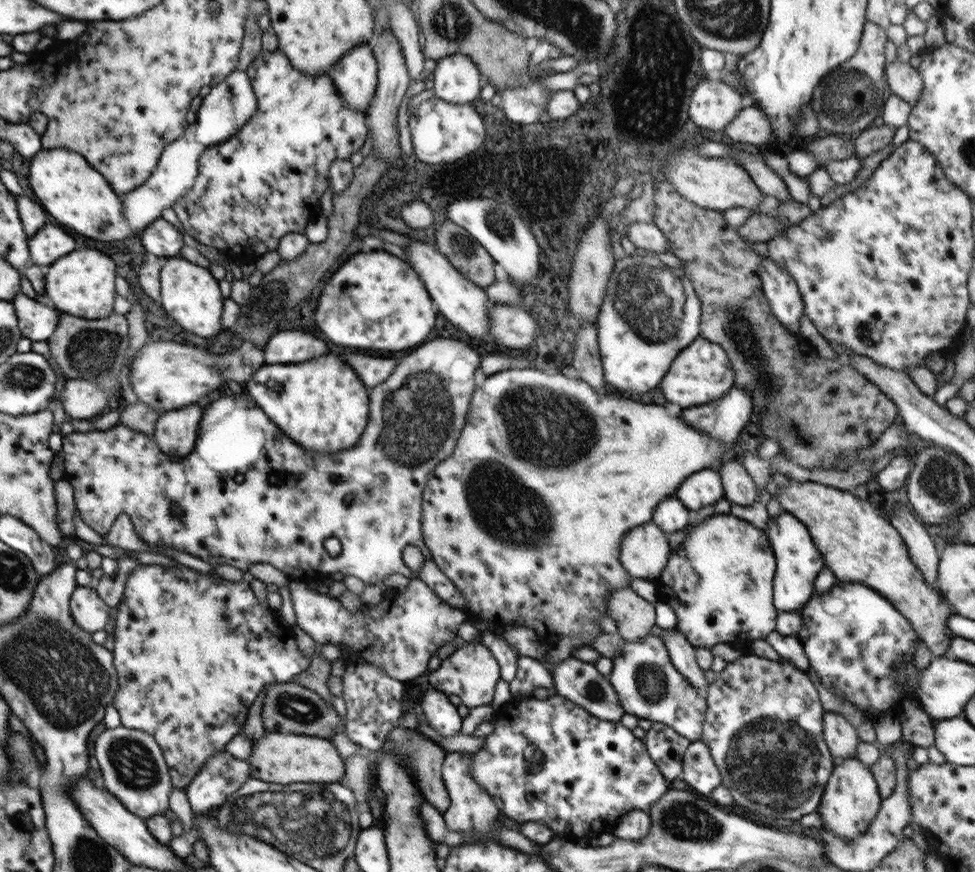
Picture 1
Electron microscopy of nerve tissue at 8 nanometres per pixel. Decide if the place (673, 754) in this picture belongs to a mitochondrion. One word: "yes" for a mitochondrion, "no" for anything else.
no

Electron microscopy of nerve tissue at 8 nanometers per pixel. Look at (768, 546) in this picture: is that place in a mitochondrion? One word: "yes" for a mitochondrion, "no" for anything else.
no

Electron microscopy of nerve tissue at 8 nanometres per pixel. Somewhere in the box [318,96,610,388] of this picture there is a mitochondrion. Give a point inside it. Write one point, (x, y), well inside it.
(496, 218)

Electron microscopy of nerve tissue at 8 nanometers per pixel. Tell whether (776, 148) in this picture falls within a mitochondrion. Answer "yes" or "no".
no

